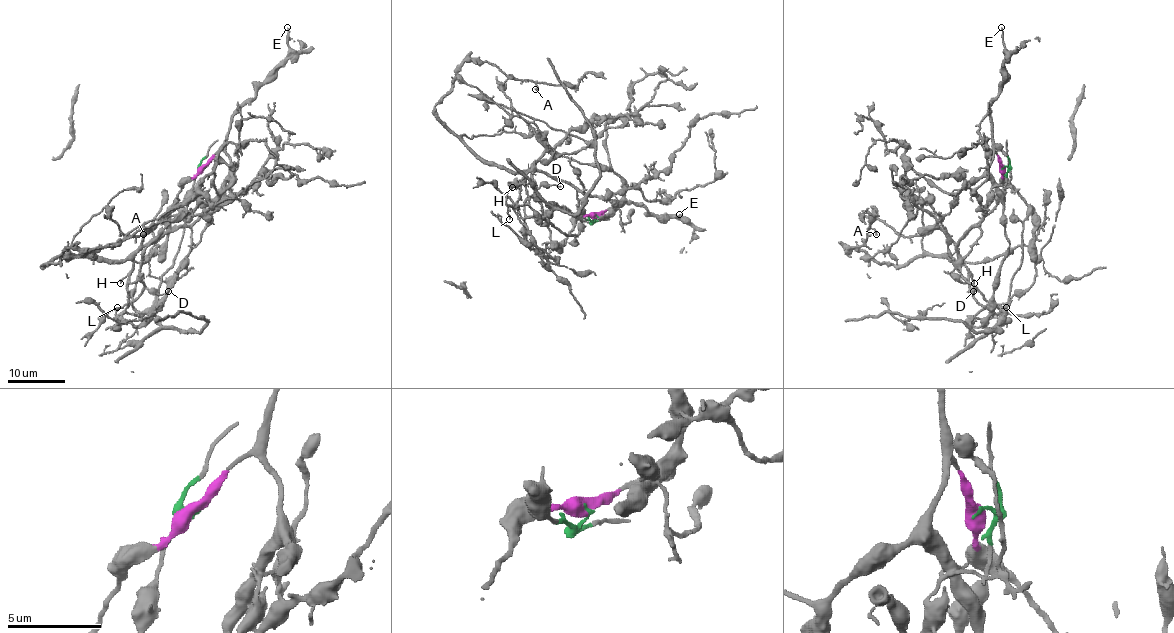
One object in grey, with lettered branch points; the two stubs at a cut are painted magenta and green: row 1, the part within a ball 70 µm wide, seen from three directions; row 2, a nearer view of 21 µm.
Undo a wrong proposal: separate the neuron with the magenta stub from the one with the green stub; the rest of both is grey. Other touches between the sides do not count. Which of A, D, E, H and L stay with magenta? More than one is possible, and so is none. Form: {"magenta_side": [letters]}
{"magenta_side": ["E"]}

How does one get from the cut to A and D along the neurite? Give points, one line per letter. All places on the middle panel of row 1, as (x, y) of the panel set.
A: (597, 216), (584, 216), (574, 187), (536, 170), (483, 161), (434, 108), (464, 61), (495, 64), (535, 89)
D: (597, 216), (594, 220), (584, 216), (569, 184), (529, 170), (520, 180), (529, 171), (538, 187), (561, 186)

